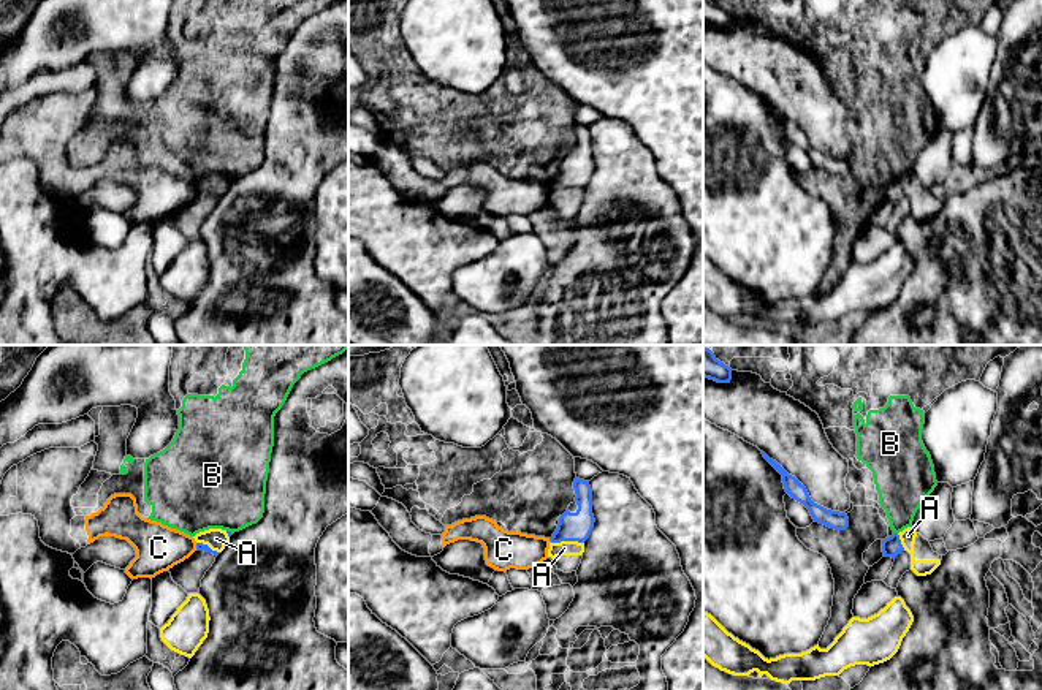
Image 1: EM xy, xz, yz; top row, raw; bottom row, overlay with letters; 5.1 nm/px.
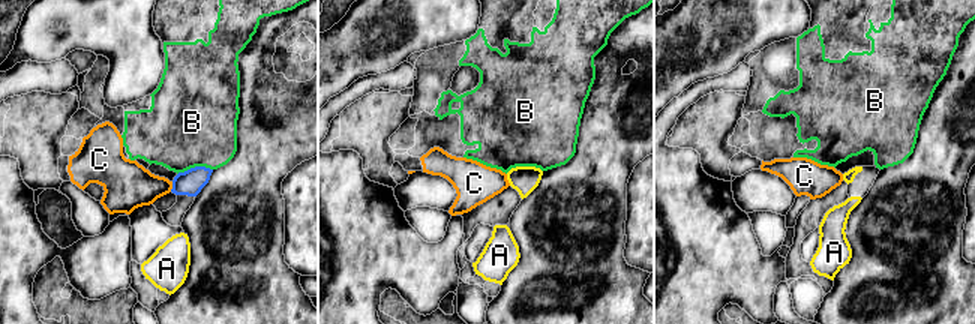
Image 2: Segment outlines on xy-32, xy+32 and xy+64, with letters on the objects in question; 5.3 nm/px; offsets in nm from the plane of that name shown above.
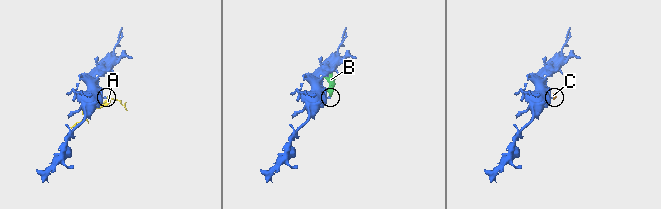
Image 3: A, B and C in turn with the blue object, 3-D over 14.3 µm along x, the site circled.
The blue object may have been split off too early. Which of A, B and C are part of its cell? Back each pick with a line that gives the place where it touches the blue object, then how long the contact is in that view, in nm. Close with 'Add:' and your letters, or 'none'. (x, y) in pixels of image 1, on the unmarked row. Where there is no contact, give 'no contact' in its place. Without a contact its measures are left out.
Add: none

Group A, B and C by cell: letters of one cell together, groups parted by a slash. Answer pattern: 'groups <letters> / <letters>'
groups A / B / C

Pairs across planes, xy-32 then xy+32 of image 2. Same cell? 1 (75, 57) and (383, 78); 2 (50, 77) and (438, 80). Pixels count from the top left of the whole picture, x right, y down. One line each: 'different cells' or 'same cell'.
1: different cells
2: different cells

